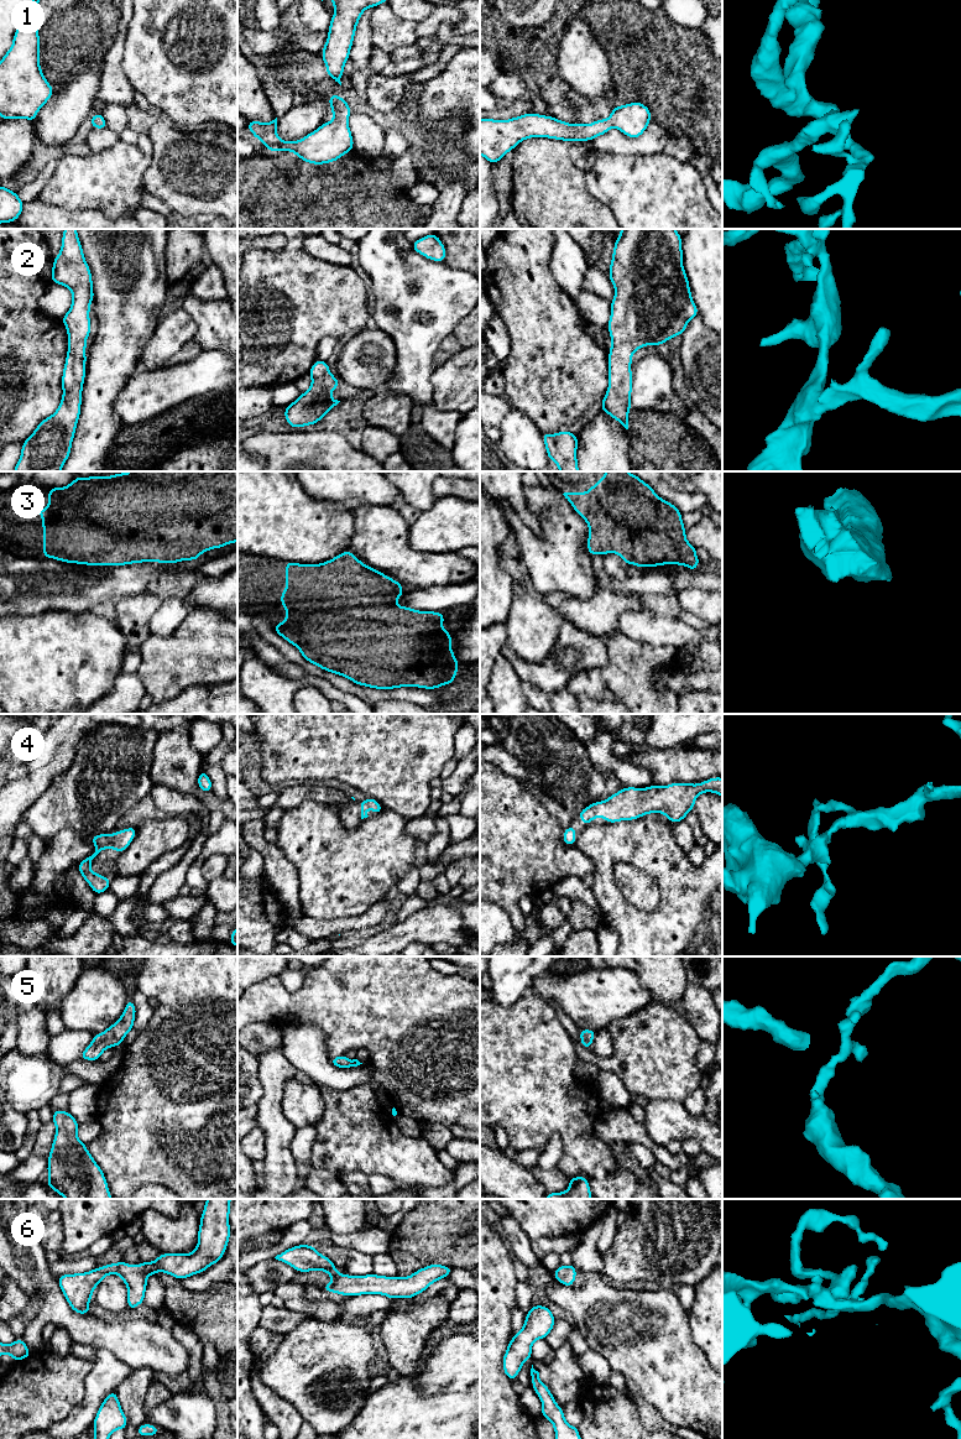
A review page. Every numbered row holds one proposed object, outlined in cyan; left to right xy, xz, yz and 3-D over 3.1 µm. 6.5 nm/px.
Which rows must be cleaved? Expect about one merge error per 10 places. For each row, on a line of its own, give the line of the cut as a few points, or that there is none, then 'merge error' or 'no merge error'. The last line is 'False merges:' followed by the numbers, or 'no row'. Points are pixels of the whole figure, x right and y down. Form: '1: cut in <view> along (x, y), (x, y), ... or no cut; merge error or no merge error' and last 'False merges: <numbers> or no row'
1: no cut; no merge error
2: no cut; no merge error
3: no cut; no merge error
4: no cut; no merge error
5: no cut; no merge error
6: no cut; no merge error
False merges: no row

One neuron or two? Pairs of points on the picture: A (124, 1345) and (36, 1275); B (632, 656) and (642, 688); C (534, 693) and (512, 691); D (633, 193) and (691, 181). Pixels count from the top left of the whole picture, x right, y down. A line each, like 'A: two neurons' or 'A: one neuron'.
A: one neuron
B: one neuron
C: two neurons
D: one neuron

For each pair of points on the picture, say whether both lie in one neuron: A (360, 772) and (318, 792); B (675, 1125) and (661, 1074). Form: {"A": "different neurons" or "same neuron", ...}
{"A": "different neurons", "B": "different neurons"}

